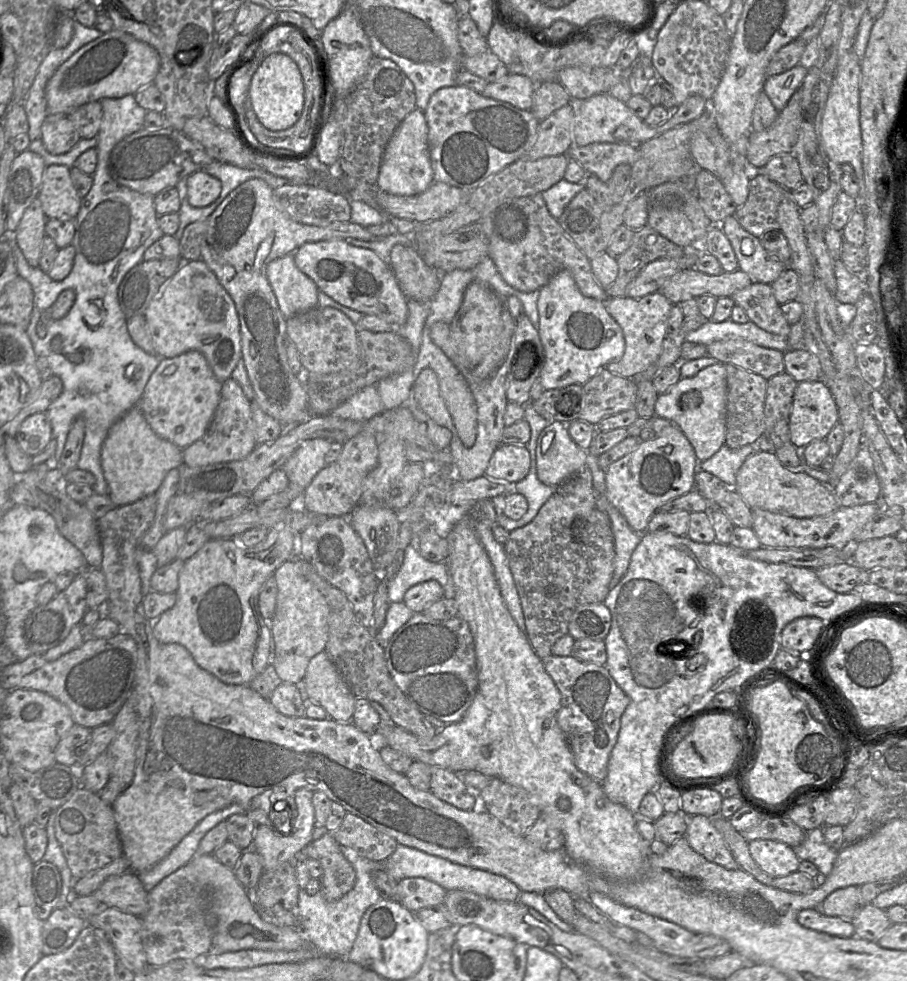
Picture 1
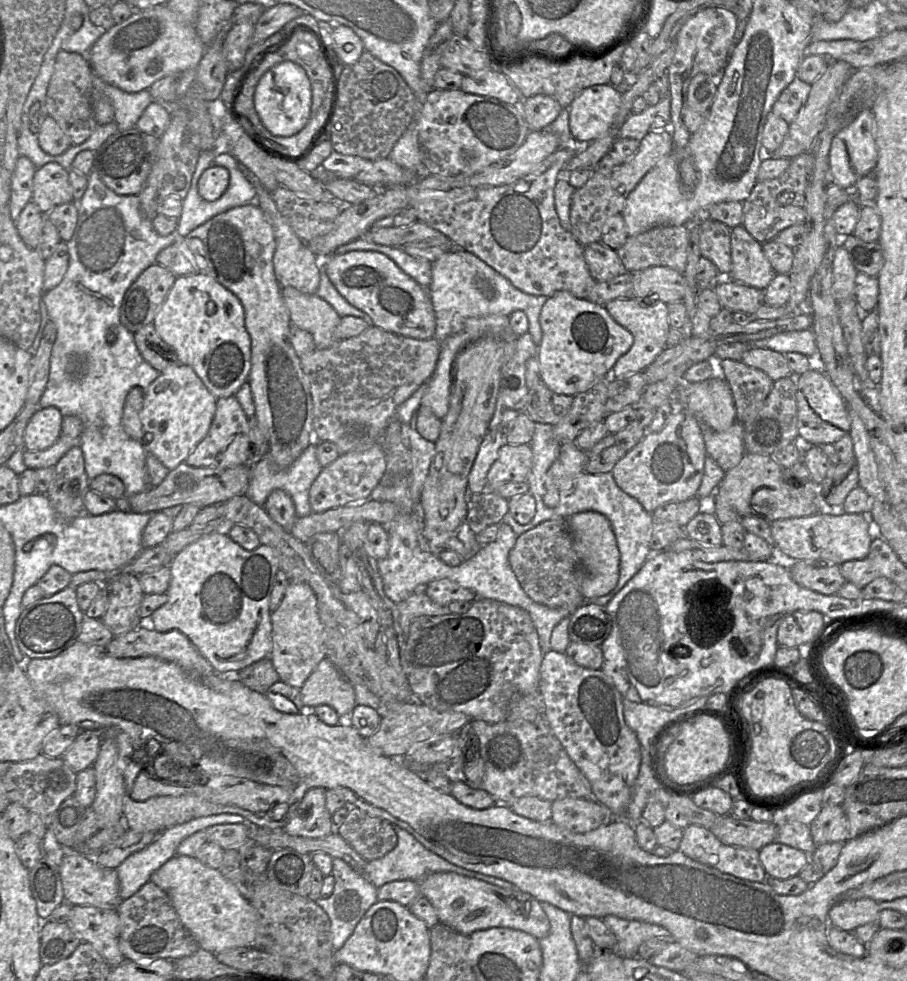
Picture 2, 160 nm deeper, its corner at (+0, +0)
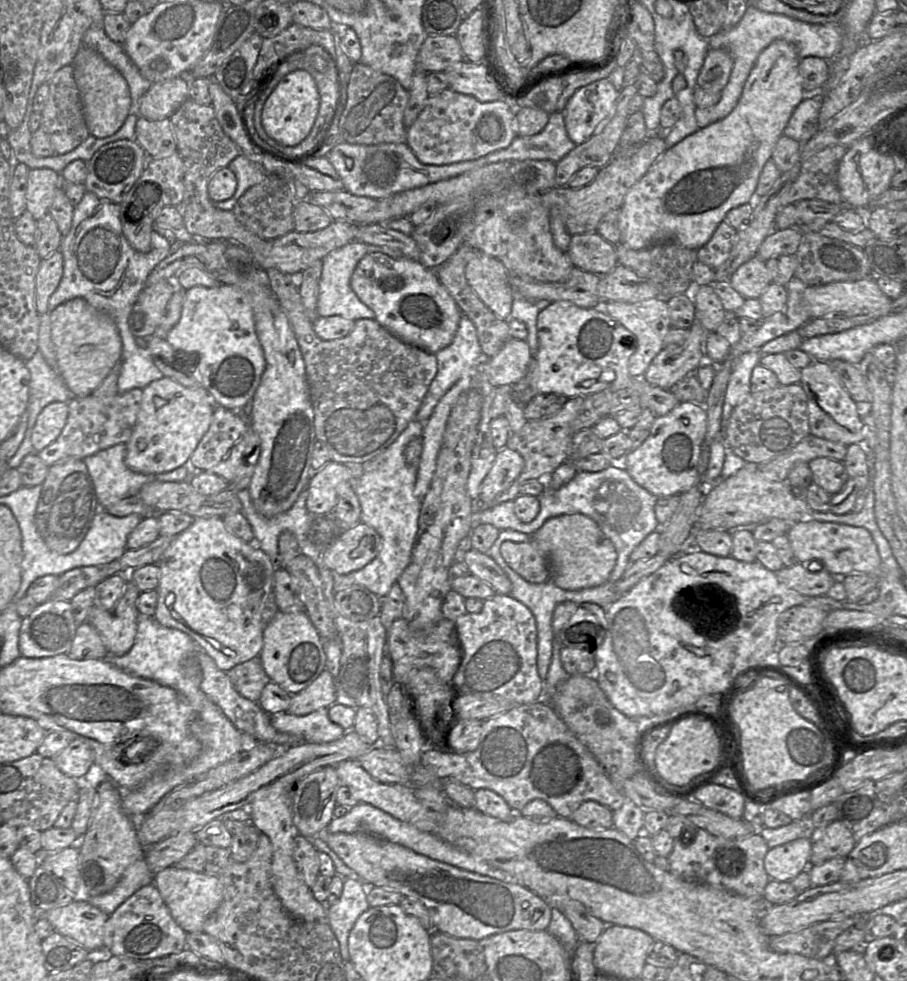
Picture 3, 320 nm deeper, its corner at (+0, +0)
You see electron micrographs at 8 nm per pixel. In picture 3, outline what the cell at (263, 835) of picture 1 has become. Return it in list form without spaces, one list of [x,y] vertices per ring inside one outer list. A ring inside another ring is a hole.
[[[334,766],[313,771],[292,790],[293,821],[298,834],[313,838],[334,818],[336,793],[341,786]]]

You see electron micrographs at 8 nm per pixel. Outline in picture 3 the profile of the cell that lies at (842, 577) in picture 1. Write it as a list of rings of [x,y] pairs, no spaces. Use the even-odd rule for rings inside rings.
[[[802,564],[783,567],[776,572],[779,582],[803,596],[824,596],[836,581],[836,577],[829,572],[811,573]]]

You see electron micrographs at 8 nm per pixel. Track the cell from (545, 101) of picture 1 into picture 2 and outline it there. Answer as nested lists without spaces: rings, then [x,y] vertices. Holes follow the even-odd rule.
[[[542,94],[521,98],[519,106],[530,131],[547,129],[563,109],[554,98]]]

